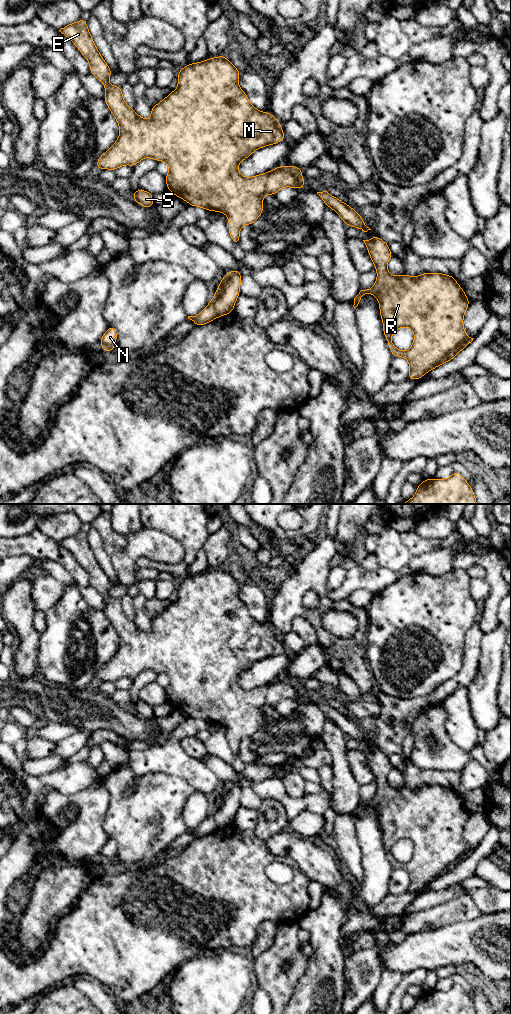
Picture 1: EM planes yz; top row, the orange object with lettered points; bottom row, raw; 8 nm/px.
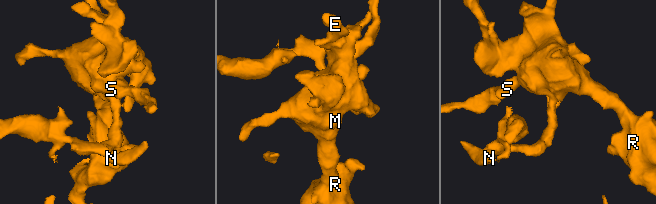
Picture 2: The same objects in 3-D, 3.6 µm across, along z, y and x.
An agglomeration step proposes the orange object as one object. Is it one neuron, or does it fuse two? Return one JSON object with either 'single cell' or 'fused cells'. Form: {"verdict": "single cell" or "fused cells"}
{"verdict": "fused cells"}

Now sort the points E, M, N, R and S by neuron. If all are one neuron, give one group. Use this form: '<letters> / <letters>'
E M R S / N

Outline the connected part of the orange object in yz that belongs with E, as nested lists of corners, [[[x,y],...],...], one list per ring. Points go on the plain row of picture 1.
[[[81,530],[59,543],[67,548],[89,573],[90,585],[103,595],[106,603],[103,611],[119,636],[118,651],[96,674],[99,682],[115,683],[123,677],[135,679],[143,670],[153,670],[157,674],[165,673],[169,678],[169,684],[165,688],[167,702],[194,719],[225,725],[229,733],[228,743],[235,757],[239,757],[241,739],[245,736],[252,738],[264,723],[264,707],[276,707],[283,699],[305,700],[306,693],[302,691],[302,681],[297,678],[281,677],[253,689],[243,689],[239,685],[238,677],[241,673],[250,669],[257,661],[285,652],[286,648],[280,634],[270,624],[261,624],[249,614],[248,608],[238,596],[241,584],[225,567],[189,575],[178,582],[178,600],[151,619],[151,630],[147,632],[141,630],[125,615],[120,598],[109,596],[112,583],[99,565],[89,545],[87,533]]]

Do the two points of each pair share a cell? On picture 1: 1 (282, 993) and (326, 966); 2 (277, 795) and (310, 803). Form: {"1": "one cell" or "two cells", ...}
{"1": "two cells", "2": "one cell"}

